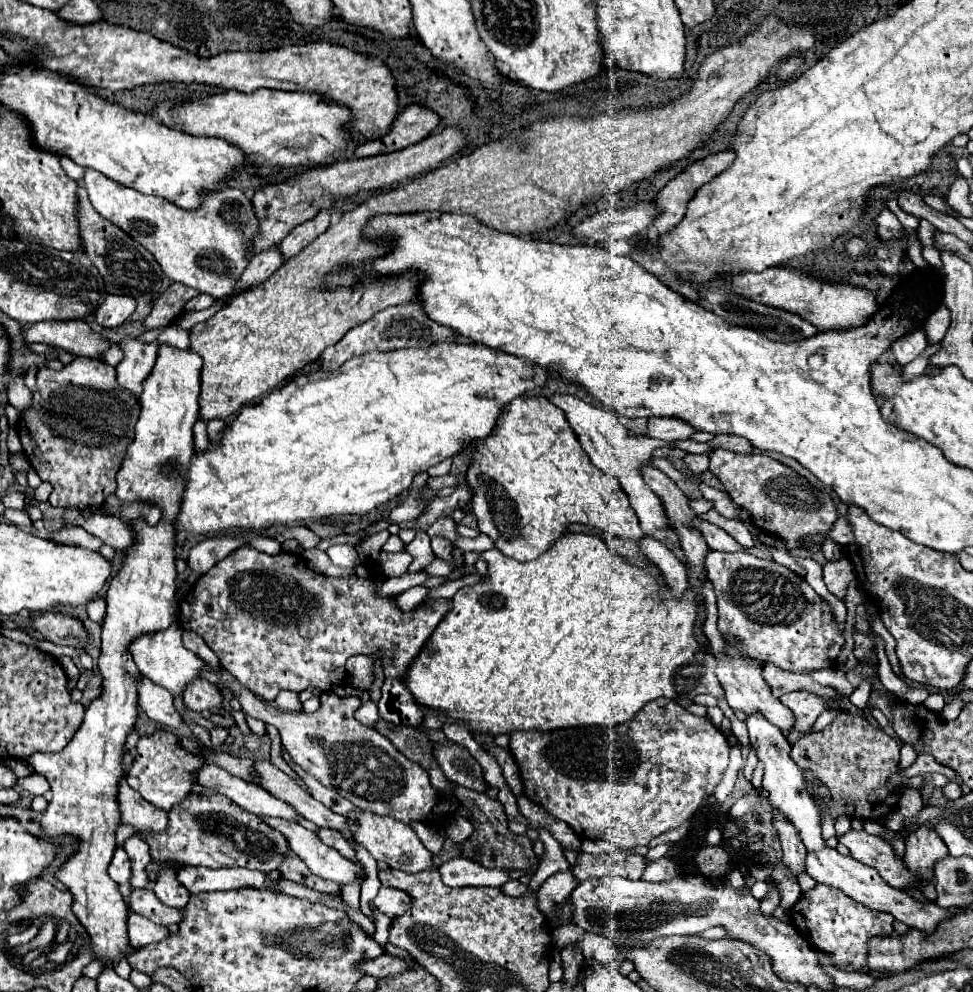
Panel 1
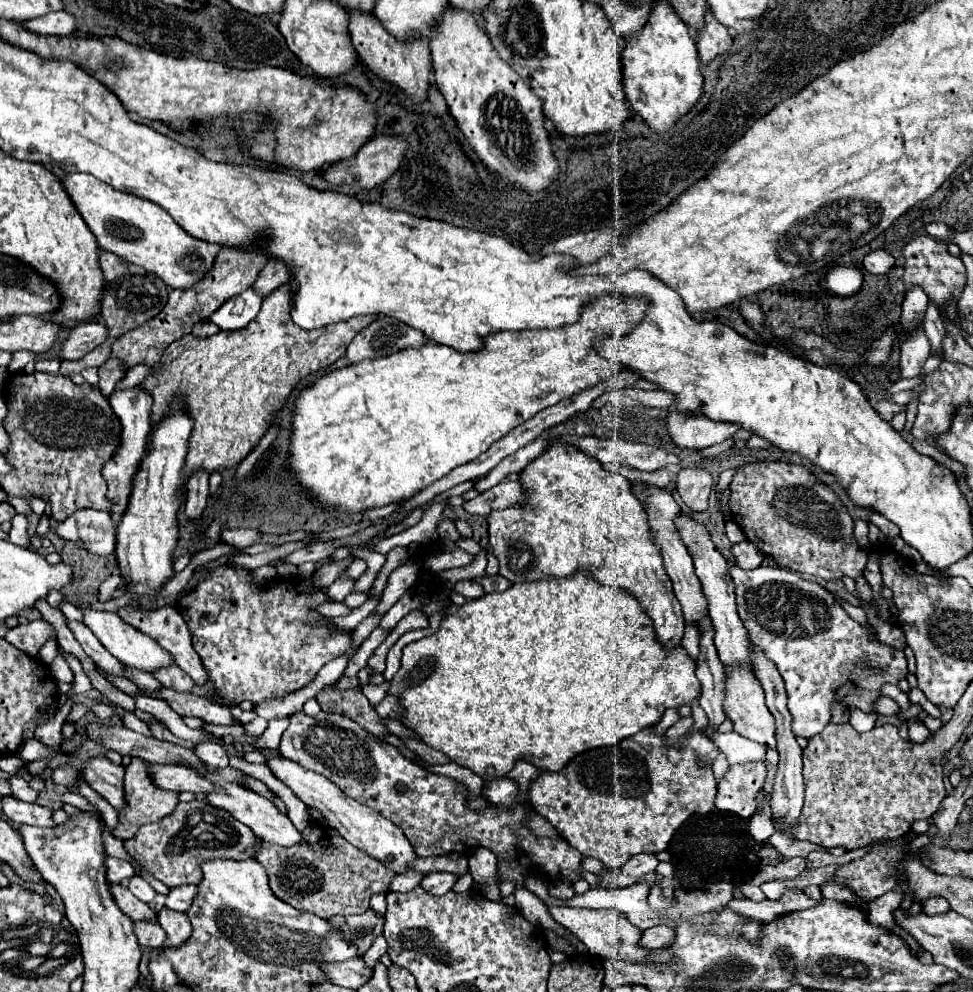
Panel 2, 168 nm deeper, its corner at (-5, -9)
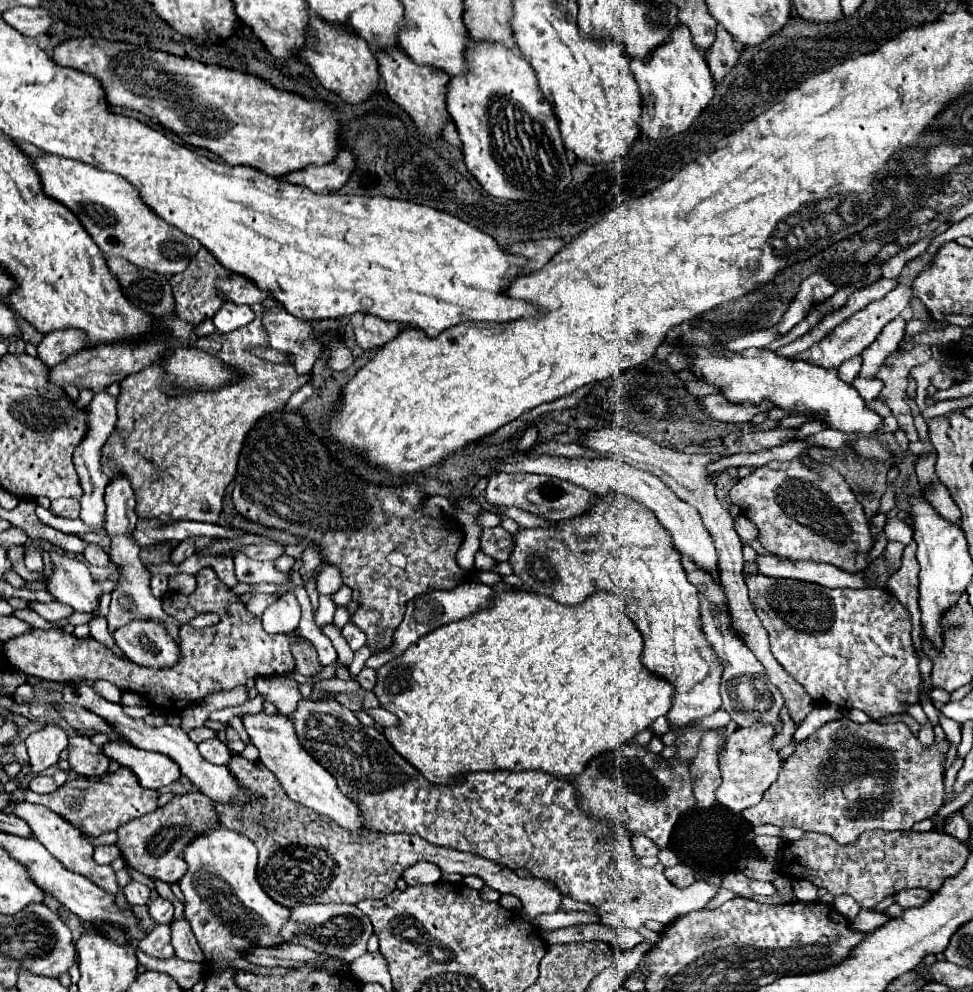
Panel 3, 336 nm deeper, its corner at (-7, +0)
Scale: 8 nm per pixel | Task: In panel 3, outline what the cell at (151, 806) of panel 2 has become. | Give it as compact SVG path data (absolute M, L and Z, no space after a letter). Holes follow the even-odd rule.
M126 766L118 768L112 774L106 774L102 778L74 778L68 780L64 786L60 786L56 792L50 794L36 794L28 788L24 788L24 798L32 804L48 806L50 810L62 814L66 820L70 820L76 828L90 836L102 836L106 832L118 830L122 824L140 818L144 814L150 814L158 808L158 790L140 786L134 772Z

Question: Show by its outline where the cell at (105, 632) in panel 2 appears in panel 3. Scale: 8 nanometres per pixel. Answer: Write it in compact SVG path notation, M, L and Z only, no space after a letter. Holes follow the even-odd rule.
M50 552L54 562L54 576L48 578L48 592L56 600L72 606L76 612L100 612L100 594L104 592L102 582L94 582L86 564L74 558Z

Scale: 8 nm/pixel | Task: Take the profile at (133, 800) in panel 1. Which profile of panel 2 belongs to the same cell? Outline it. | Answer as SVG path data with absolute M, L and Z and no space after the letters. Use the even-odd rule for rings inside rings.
M92 757L90 761L84 763L84 781L100 793L114 809L124 807L124 789L122 789L122 779L124 779L124 767L114 765L106 757Z

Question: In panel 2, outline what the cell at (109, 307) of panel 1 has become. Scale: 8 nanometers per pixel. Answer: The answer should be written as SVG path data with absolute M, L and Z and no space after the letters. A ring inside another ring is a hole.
M102 321L80 323L70 329L68 339L58 349L58 359L82 359L86 353L96 349L102 341L106 341L108 327Z

